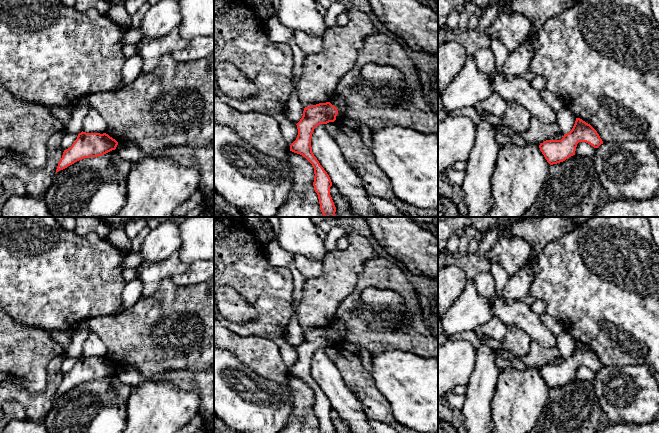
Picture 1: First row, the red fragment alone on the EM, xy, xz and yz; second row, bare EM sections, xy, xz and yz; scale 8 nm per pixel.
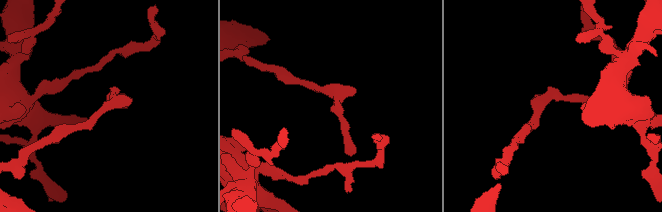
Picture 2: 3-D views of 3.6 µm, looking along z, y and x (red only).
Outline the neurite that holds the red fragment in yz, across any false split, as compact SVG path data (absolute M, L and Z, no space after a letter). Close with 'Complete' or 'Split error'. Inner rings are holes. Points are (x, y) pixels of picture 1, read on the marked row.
M576 118L572 130L564 134L561 140L546 140L539 145L539 148L547 162L553 165L575 155L579 142L586 142L594 148L603 144L599 134L590 124Z. Complete

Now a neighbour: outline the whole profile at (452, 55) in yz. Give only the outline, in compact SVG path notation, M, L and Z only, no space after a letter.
M455 40L438 47L438 94L442 95L466 61L466 48Z

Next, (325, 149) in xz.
M326 124L318 125L312 134L311 147L314 156L319 161L320 165L329 175L332 185L334 185L341 196L348 200L349 206L358 217L377 217L379 214L375 211L373 205L367 197L367 193L362 185L361 178L347 164L341 149L337 143L329 136L326 130Z

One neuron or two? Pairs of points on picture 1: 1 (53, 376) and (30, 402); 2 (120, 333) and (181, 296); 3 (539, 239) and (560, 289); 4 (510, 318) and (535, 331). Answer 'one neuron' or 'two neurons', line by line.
1: one neuron
2: one neuron
3: two neurons
4: one neuron

